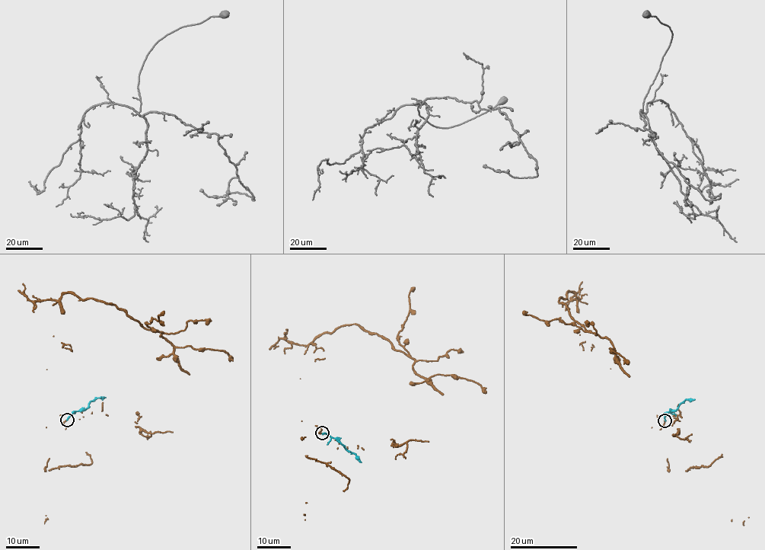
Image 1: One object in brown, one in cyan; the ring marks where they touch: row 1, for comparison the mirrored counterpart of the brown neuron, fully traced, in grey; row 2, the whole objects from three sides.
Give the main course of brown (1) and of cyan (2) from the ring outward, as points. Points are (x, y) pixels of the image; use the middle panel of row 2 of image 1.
1: (323, 433), (300, 378), (315, 361), (311, 343), (359, 325), (441, 395), (425, 440), (395, 458)
2: (323, 433), (336, 439), (361, 462)

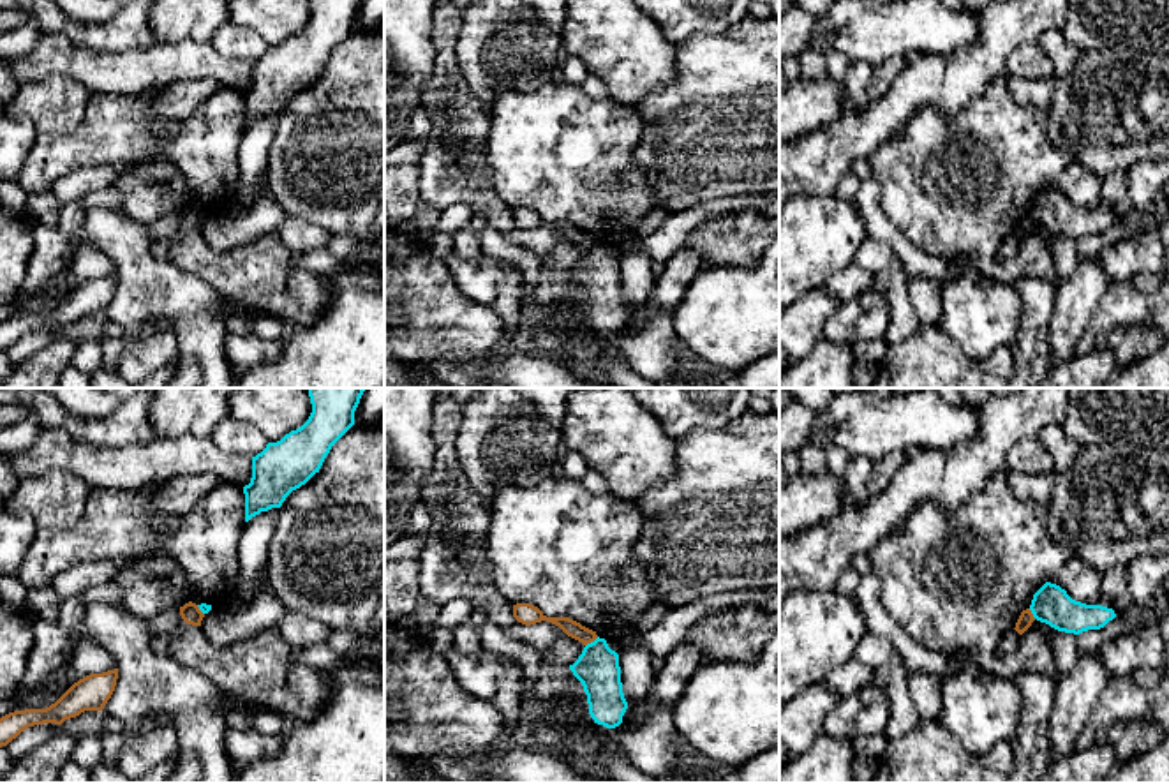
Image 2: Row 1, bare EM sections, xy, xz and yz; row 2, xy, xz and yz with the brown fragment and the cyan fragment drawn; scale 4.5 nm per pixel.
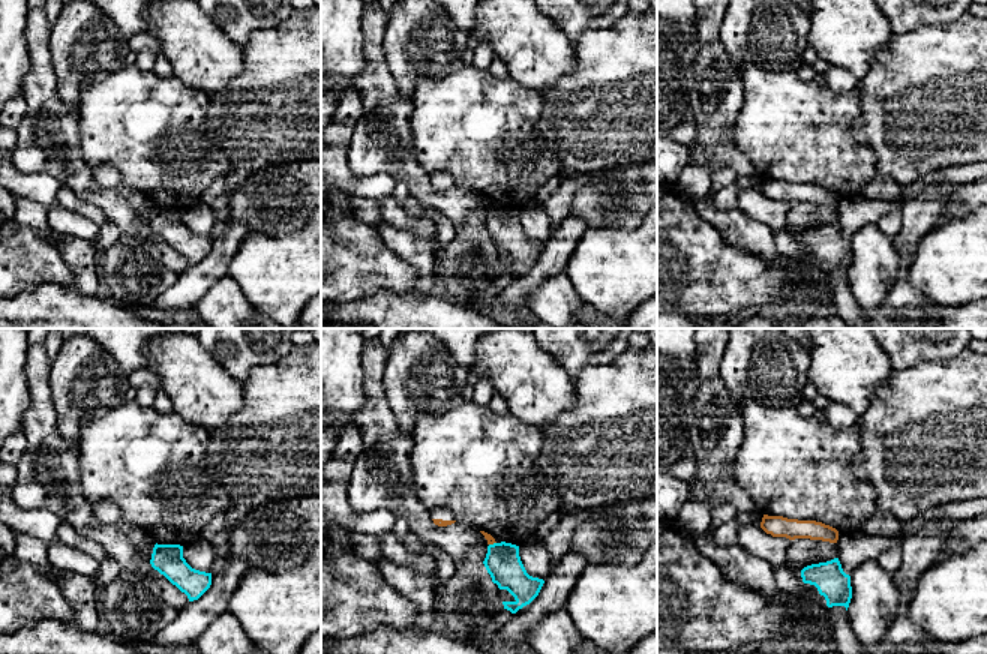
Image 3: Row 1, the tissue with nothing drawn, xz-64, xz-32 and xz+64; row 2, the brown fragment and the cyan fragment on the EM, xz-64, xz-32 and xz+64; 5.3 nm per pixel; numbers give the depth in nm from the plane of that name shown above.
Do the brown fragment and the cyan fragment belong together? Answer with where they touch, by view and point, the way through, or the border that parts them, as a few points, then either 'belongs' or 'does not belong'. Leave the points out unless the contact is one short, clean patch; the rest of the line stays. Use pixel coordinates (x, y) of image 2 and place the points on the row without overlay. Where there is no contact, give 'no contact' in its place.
xz (591, 246) | along xz (598, 242), (586, 251) | does not belong

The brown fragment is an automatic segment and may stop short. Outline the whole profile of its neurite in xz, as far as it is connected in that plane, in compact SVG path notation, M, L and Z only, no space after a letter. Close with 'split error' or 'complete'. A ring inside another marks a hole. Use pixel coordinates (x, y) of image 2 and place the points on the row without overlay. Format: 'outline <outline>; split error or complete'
outline M531 208L513 210L513 222L525 231L536 229L541 226L548 226L548 227L559 231L568 242L582 247L584 250L587 250L598 243L596 236L582 231L580 227L577 227L570 222L547 222L538 212L531 210Z; complete

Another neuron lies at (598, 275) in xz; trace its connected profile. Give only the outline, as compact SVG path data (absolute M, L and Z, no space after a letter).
M605 243L587 249L578 265L570 270L587 300L589 319L594 328L615 333L622 328L628 307L622 298L619 259Z

